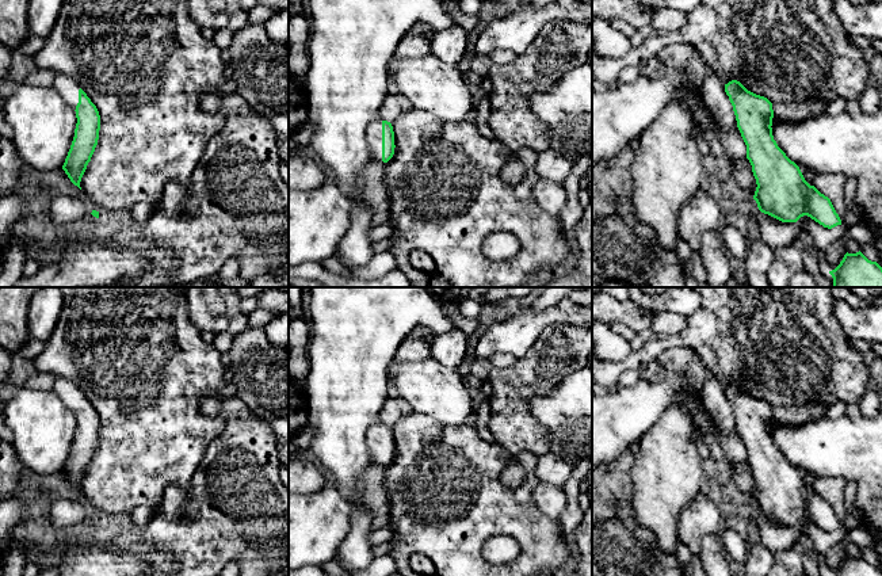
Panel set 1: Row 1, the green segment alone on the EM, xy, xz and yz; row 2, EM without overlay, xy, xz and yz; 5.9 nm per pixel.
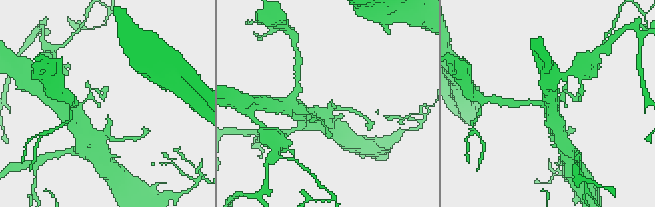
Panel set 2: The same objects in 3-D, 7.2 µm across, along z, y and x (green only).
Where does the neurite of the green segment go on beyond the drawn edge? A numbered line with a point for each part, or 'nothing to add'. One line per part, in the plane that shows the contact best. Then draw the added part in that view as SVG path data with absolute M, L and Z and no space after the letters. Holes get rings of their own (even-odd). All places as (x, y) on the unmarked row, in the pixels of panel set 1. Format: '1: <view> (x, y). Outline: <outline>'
1: xz (374, 435). Outline: M382 421L370 426L366 435L366 445L373 464L382 465Z

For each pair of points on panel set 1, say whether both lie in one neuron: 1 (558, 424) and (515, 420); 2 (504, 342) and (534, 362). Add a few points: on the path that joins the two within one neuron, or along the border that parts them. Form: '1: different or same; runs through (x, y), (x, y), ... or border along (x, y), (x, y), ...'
1: different; border along (548, 392), (530, 412), (549, 450)
2: different; border along (542, 330), (535, 342), (518, 359)

